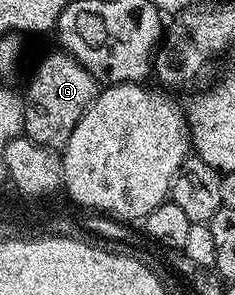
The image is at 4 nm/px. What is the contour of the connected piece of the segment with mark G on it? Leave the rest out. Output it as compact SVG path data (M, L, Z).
M64 50L49 52L33 68L33 77L23 91L23 132L39 146L64 149L71 130L91 106L99 91L99 82L74 56Z

